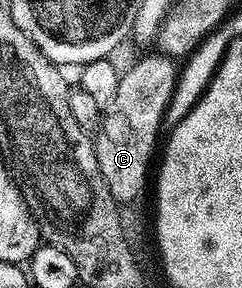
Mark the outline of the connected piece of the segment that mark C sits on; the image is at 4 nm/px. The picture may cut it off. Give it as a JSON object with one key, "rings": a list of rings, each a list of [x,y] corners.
{"rings":[[[152,54],[135,60],[126,71],[124,68],[120,72],[115,97],[104,104],[101,124],[93,139],[100,172],[118,199],[136,197],[141,180],[151,176],[149,162],[153,159],[153,150],[159,147],[157,134],[163,131],[165,110],[177,87],[178,64],[168,55]]]}

